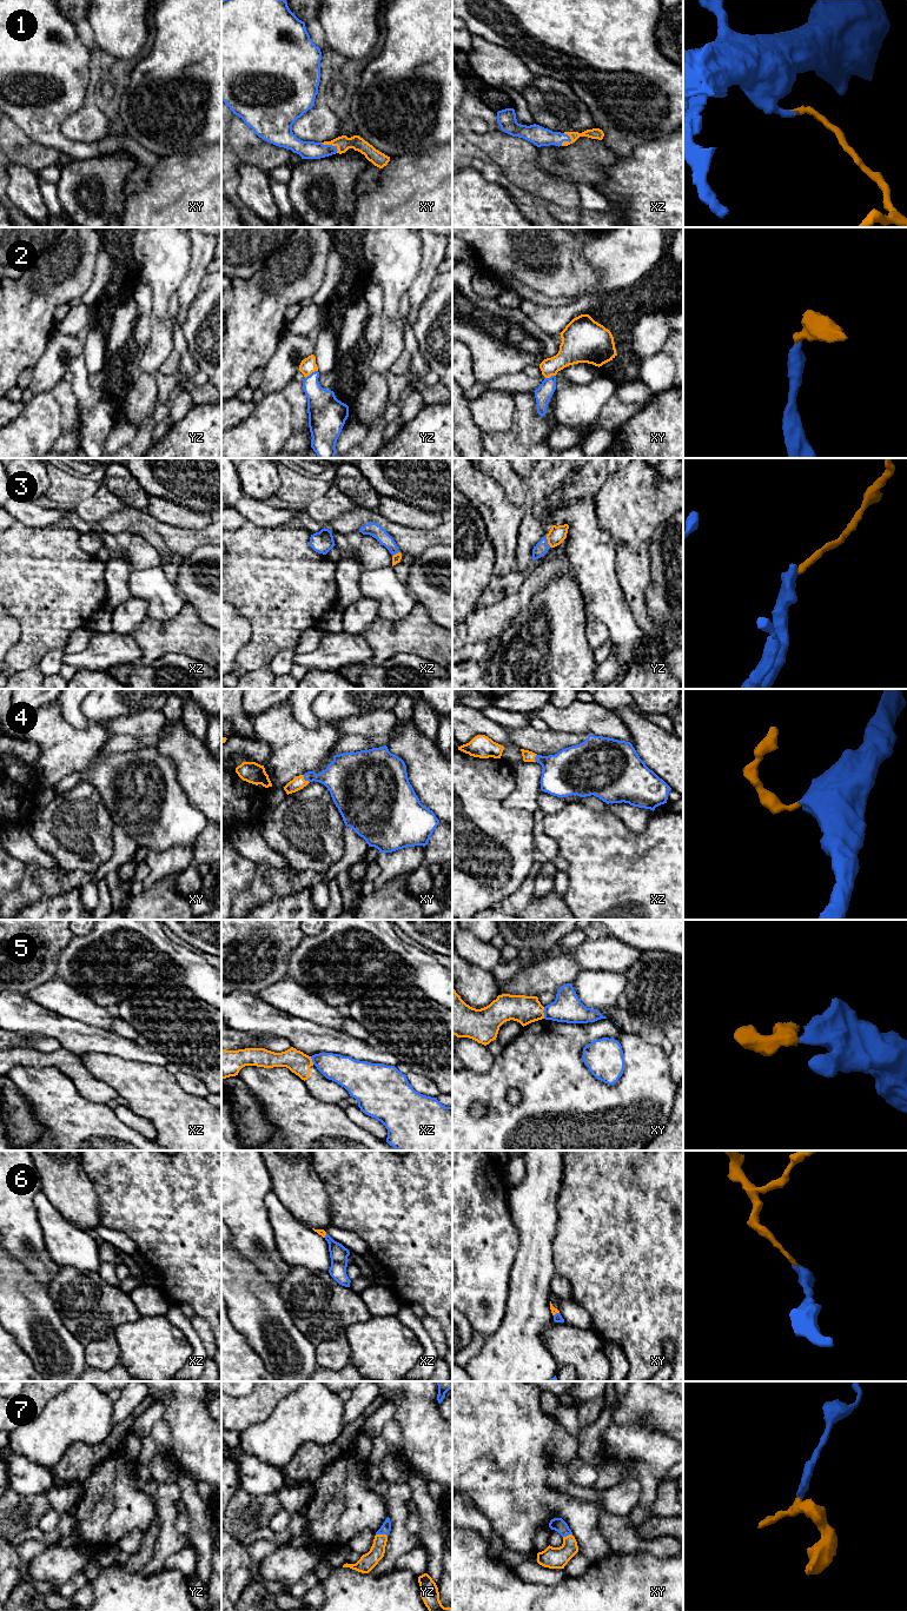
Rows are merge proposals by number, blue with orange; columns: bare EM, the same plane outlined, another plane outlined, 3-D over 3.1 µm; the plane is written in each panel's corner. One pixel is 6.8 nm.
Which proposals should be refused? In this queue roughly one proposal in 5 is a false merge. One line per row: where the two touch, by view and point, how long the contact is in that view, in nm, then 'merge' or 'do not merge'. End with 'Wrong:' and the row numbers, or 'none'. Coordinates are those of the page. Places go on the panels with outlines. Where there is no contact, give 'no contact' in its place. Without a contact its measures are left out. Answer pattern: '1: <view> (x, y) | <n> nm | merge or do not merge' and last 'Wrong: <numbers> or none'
1: xy (330, 145) | 140 nm | merge
2: yz (312, 372) | 110 nm | merge
3: yz (547, 542) | 90 nm | merge
4: xy (305, 780) | 70 nm | merge
5: xy (543, 1012) | 80 nm | do not merge
6: xy (556, 1313) | 50 nm | merge
7: yz (382, 1533) | 80 nm | merge
Wrong: 5

